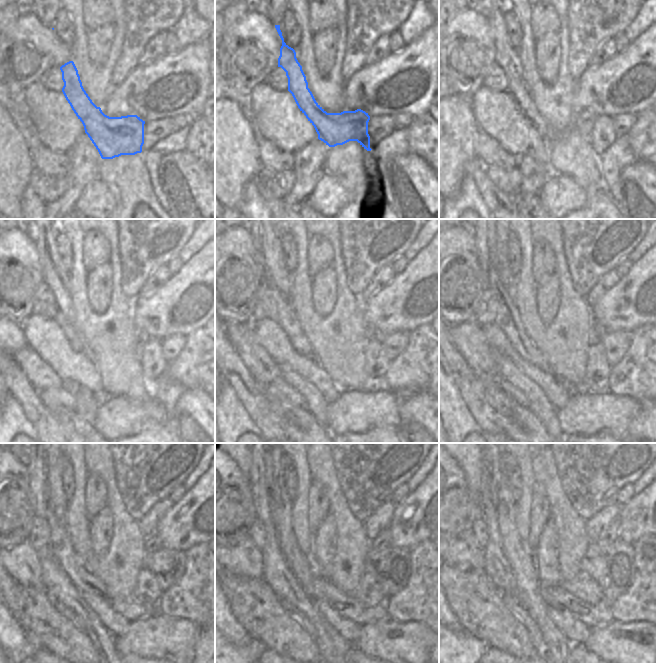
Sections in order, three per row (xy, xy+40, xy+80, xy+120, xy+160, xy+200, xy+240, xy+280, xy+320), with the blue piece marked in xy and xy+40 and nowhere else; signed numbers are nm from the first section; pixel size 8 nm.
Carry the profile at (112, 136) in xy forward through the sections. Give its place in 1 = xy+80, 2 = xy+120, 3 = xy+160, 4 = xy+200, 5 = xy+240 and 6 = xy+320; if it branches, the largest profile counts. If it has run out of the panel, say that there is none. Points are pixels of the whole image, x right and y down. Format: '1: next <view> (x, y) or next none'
1: next xy+80 (506, 57)
2: next xy+120 (57, 279)
3: next xy+160 (276, 270)
4: next xy+200 (490, 239)
5: next xy+240 (153, 543)
6: next xy+320 (609, 534)

